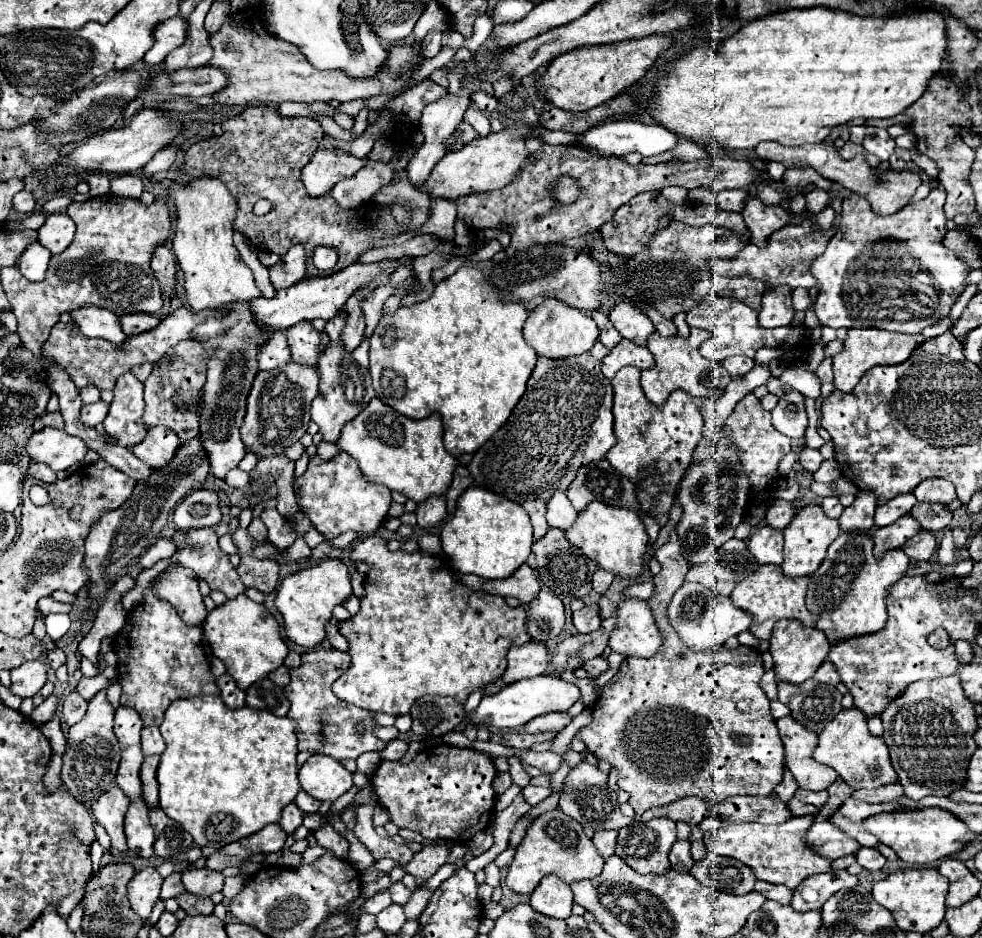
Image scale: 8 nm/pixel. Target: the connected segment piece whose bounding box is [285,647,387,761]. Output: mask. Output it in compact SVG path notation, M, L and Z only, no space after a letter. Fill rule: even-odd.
M321 647L317 651L307 651L301 655L301 665L291 669L291 683L285 687L285 695L291 703L289 717L297 721L297 739L299 739L299 751L311 751L311 753L323 753L333 759L357 759L359 755L367 751L381 751L387 743L381 741L375 735L375 729L379 727L375 721L377 713L359 709L357 705L345 703L331 691L331 685L349 669L351 655L345 651L337 651L333 647ZM363 721L367 725L365 735L355 733L355 725Z

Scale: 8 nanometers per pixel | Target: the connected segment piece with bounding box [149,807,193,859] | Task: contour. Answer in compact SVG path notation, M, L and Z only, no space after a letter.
M161 807L149 809L149 819L151 819L151 825L155 827L155 835L157 835L157 841L153 847L155 855L169 859L169 857L179 855L181 851L187 851L193 845L191 835L185 829L181 829L173 819L169 819L161 811Z

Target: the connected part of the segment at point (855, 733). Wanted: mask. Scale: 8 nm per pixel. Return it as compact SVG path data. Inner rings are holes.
M843 709L831 725L825 725L823 733L819 733L819 745L815 749L815 761L829 765L837 771L837 775L851 785L851 789L877 789L883 785L897 783L897 773L889 761L889 749L881 737L871 735L867 727L867 717L859 709Z

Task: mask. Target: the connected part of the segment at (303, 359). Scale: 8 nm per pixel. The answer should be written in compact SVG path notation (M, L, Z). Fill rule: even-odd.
M301 321L287 329L287 341L291 347L291 357L303 365L315 365L319 353L327 347L327 335L319 333L311 321Z

